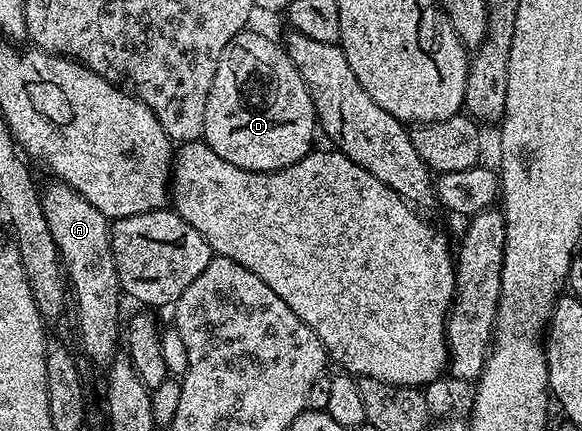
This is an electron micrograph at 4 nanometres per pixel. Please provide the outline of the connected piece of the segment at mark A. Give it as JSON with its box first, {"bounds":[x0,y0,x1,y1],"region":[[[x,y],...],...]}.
{"bounds":[41,181,121,364],"region":[[[51,181],[47,188],[45,186],[42,188],[41,198],[49,233],[53,233],[59,258],[65,264],[65,279],[73,296],[79,343],[93,362],[110,364],[117,354],[115,346],[120,346],[121,343],[121,319],[119,323],[121,288],[117,265],[111,252],[109,221],[68,183]]]}

